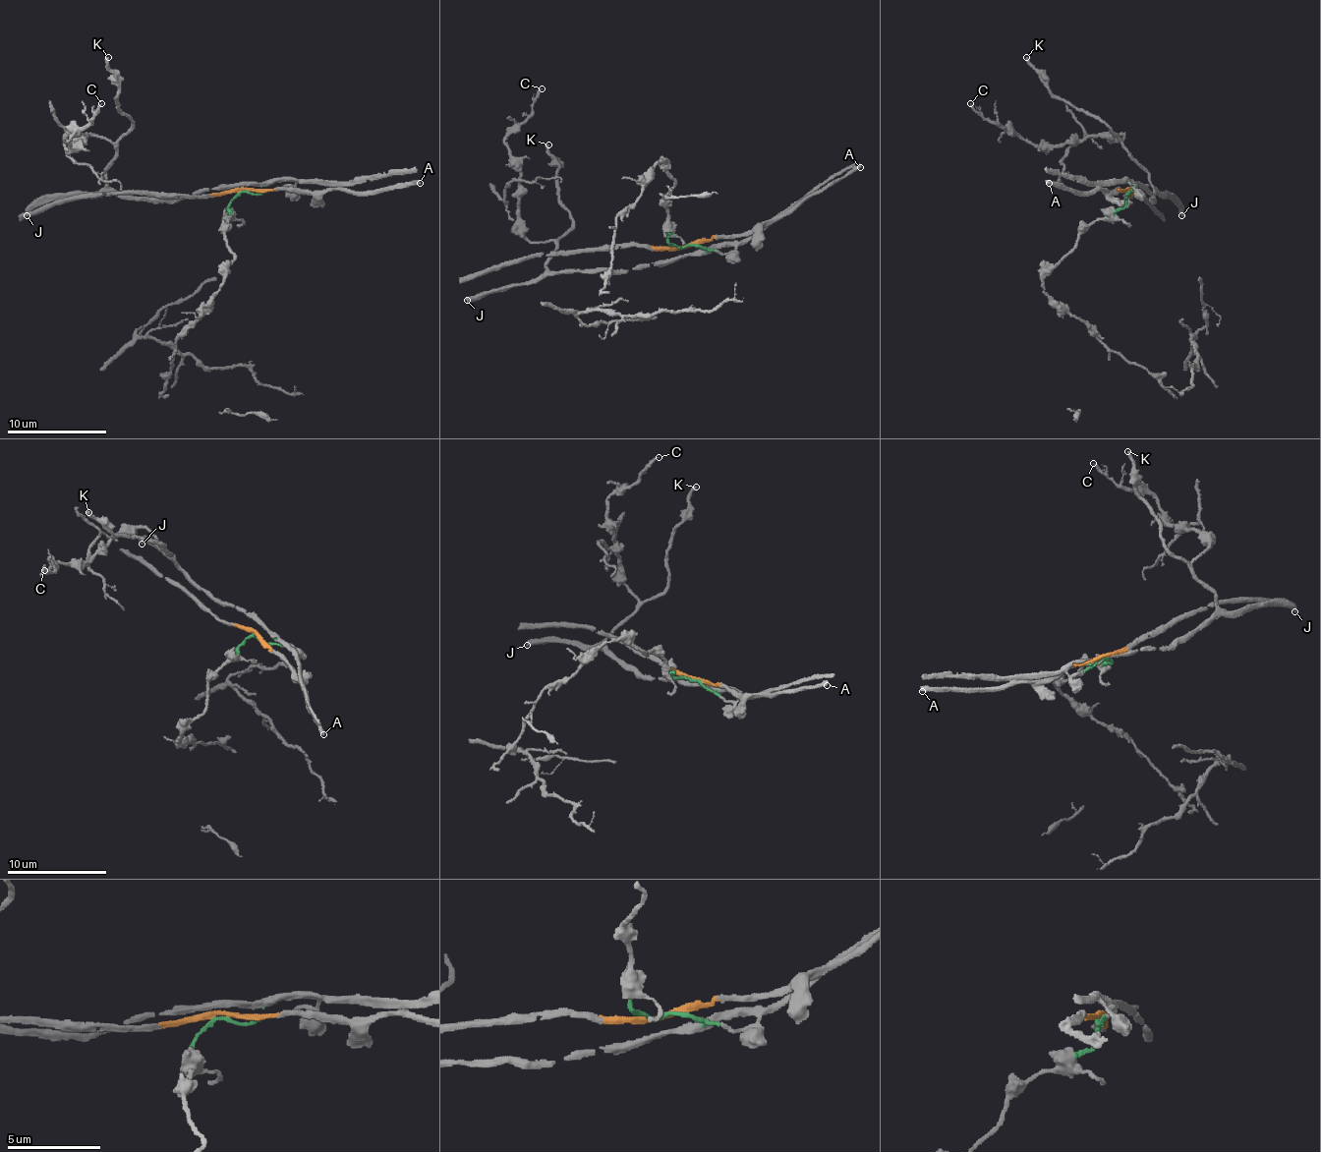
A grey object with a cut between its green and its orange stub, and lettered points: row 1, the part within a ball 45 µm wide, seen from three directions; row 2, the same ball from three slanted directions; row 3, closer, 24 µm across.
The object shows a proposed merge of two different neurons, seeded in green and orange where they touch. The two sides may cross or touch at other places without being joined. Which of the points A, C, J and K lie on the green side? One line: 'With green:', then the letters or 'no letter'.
With green: C, J, K

